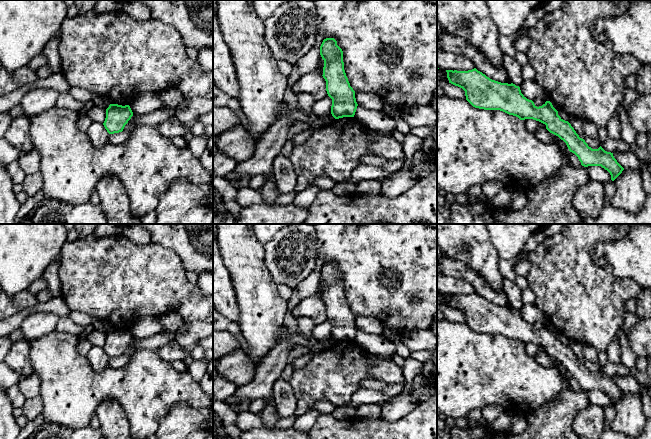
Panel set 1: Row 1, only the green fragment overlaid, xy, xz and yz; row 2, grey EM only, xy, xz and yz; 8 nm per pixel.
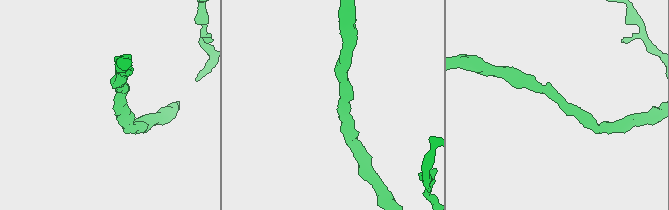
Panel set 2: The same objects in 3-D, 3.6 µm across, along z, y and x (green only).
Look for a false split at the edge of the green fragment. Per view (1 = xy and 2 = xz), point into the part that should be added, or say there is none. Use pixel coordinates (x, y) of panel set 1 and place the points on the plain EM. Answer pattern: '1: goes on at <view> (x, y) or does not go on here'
1: does not go on here
2: does not go on here

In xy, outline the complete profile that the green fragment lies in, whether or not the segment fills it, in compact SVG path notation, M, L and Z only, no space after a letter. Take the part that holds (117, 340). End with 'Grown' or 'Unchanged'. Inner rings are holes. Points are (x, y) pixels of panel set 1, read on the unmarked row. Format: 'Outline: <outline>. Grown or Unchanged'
Outline: M110 328L106 333L106 342L103 347L109 358L122 356L125 349L133 340L129 329Z. Unchanged

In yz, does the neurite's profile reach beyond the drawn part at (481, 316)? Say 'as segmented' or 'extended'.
as segmented

